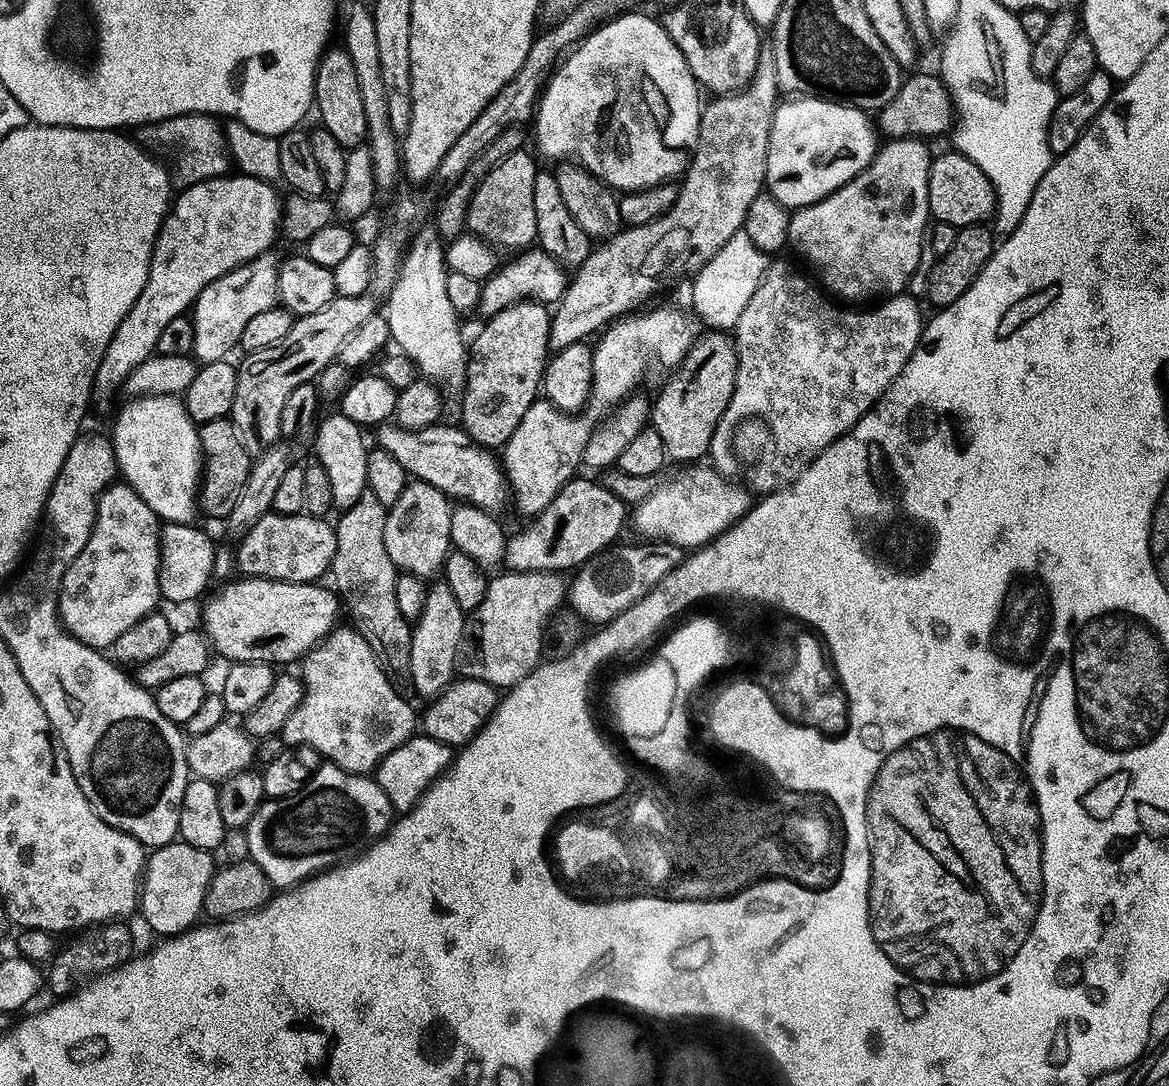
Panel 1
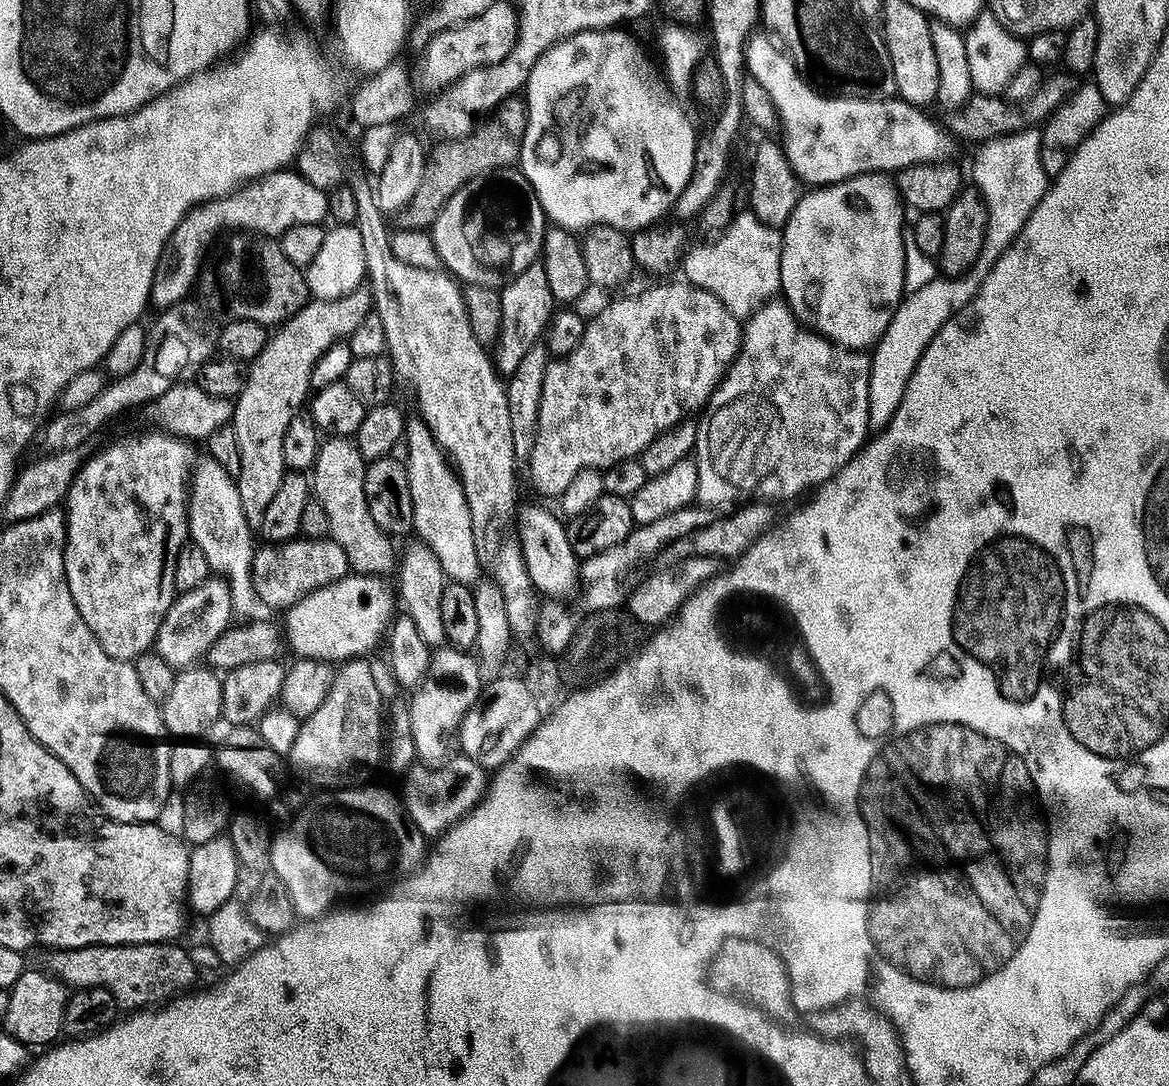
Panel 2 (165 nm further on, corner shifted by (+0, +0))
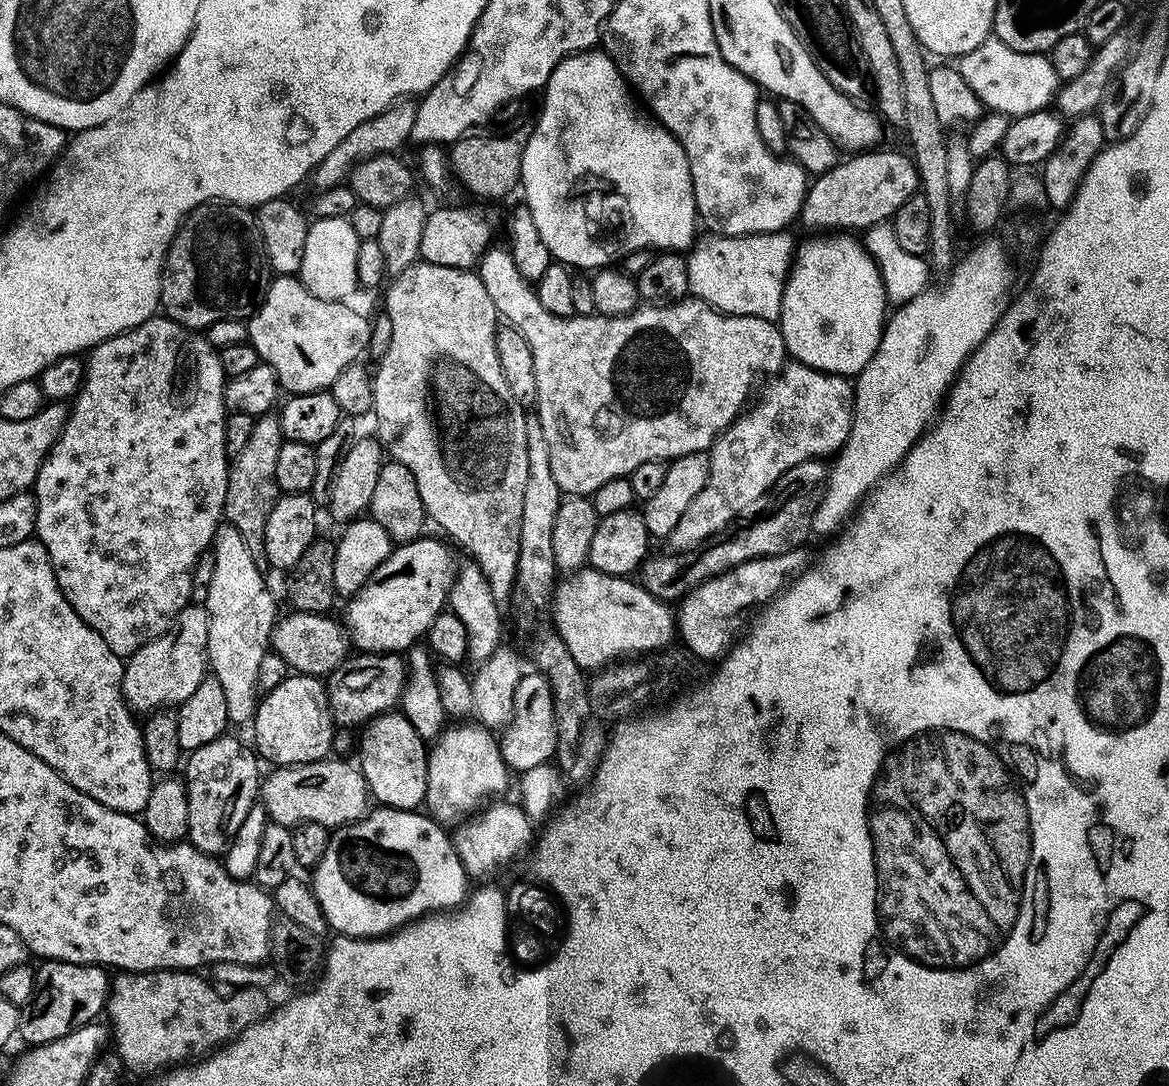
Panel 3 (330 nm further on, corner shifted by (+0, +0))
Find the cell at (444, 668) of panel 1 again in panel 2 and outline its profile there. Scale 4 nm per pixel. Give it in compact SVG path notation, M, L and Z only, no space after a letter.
M437 647L428 662L428 672L419 688L411 693L408 704L413 731L415 759L429 768L438 768L449 759L448 747L453 747L462 718L482 694L482 679L477 657L465 649Z

